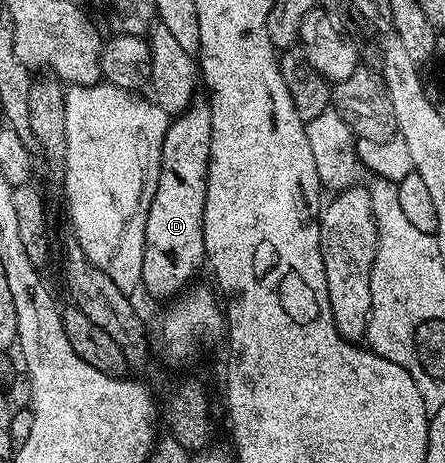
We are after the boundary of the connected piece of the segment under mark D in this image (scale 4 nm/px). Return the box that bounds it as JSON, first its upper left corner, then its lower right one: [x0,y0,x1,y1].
[140,102,212,301]

